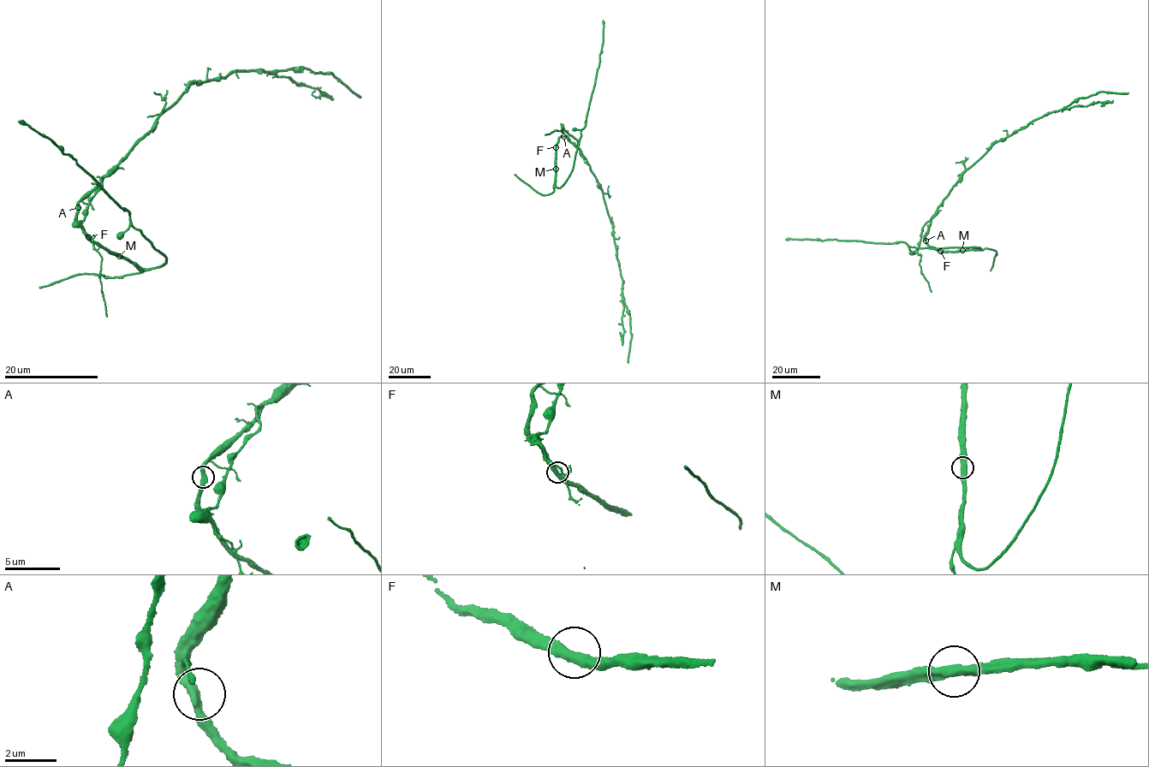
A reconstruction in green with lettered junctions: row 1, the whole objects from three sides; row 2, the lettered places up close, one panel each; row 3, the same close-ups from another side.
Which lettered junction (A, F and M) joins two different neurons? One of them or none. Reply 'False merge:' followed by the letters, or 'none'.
False merge: none

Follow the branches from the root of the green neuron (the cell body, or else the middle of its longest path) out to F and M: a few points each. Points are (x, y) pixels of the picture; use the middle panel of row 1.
F: (563, 135), (559, 138), (556, 147)
M: (563, 135), (559, 138), (556, 145), (555, 169)

